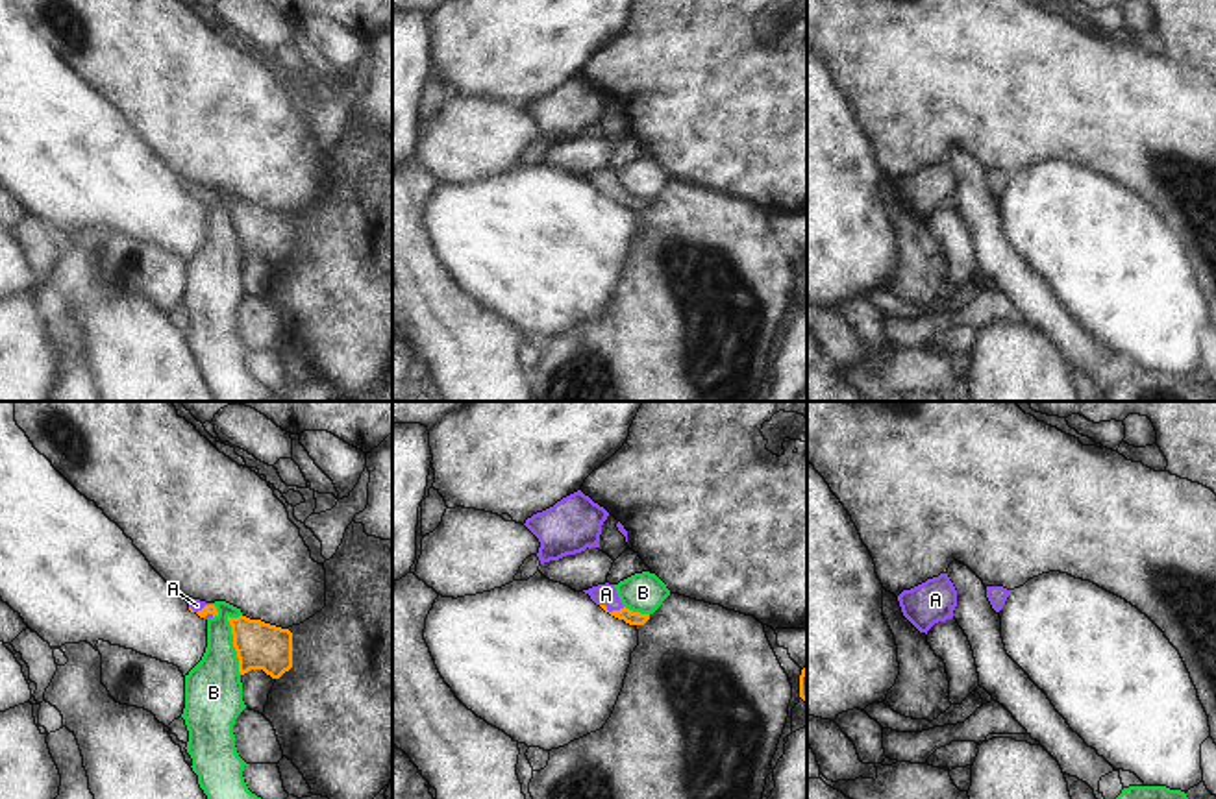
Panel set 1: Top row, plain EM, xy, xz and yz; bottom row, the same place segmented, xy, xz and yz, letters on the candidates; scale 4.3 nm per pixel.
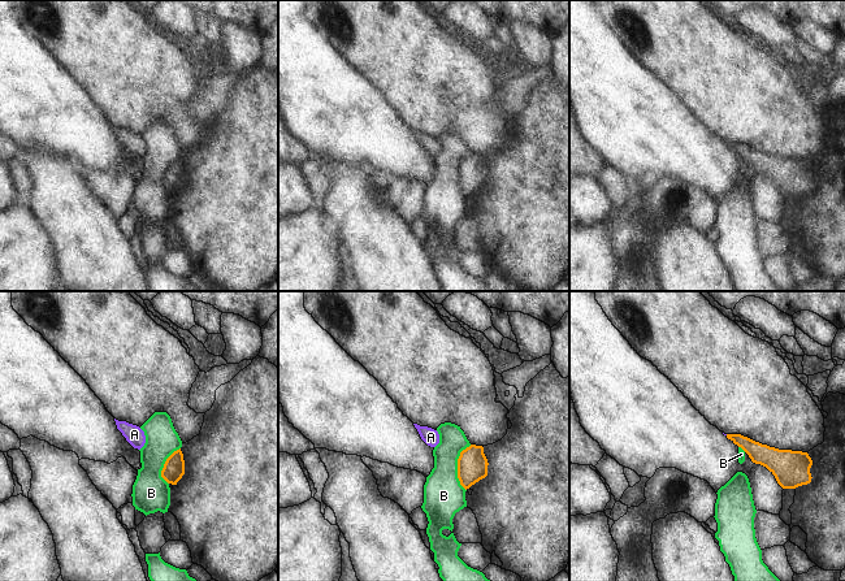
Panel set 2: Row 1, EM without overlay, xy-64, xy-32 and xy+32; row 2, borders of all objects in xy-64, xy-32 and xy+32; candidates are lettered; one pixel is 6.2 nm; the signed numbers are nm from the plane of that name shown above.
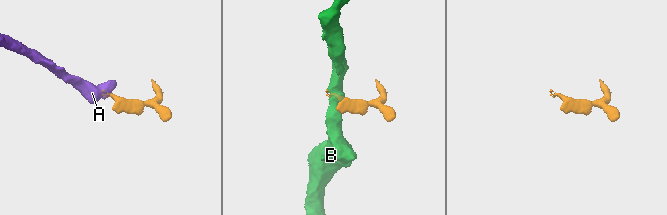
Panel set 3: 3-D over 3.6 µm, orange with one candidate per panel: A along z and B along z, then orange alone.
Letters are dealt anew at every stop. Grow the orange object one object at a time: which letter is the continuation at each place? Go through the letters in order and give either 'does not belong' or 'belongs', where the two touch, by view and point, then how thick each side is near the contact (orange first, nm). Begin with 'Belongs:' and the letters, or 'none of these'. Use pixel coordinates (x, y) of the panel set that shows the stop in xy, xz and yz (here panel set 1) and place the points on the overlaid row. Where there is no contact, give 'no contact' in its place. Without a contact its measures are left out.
Belongs: A
A: belongs; contact xz (613, 611); calibres 60 and 100 nm
B: does not belong; contact xy (234, 644); calibres 200 and 260 nm

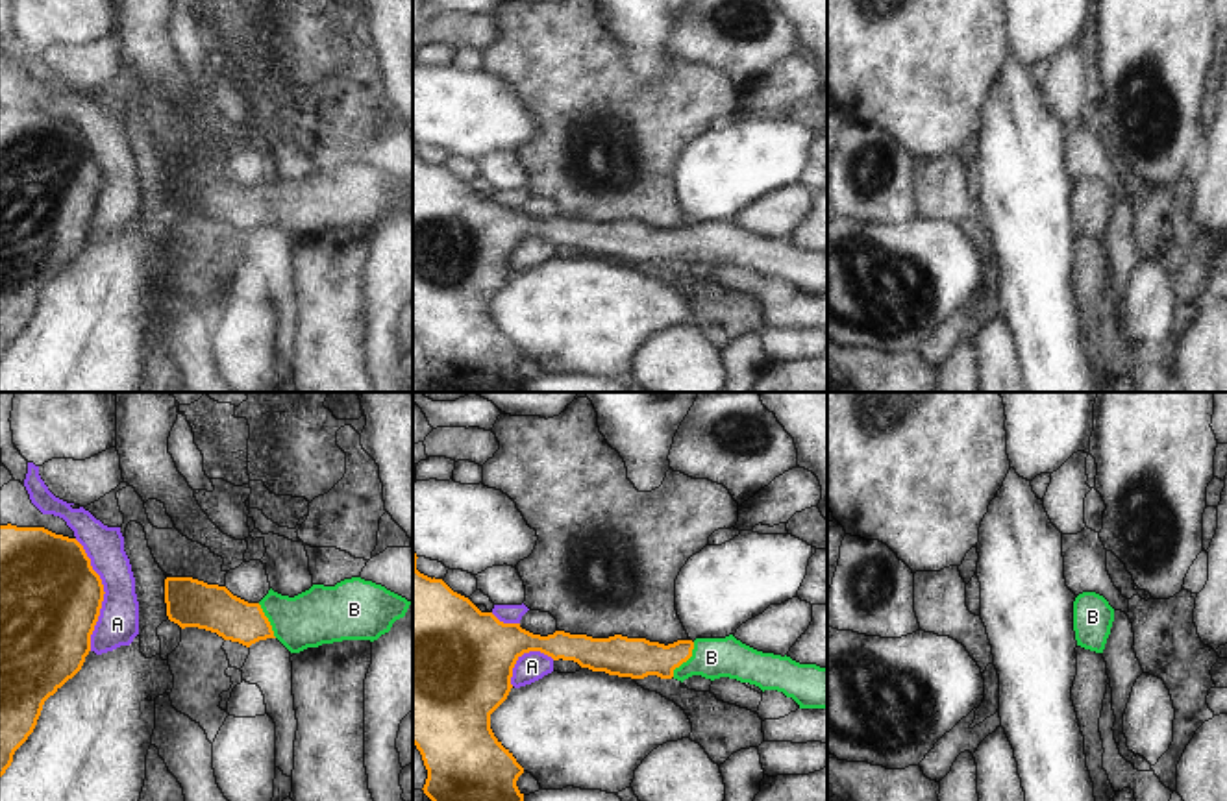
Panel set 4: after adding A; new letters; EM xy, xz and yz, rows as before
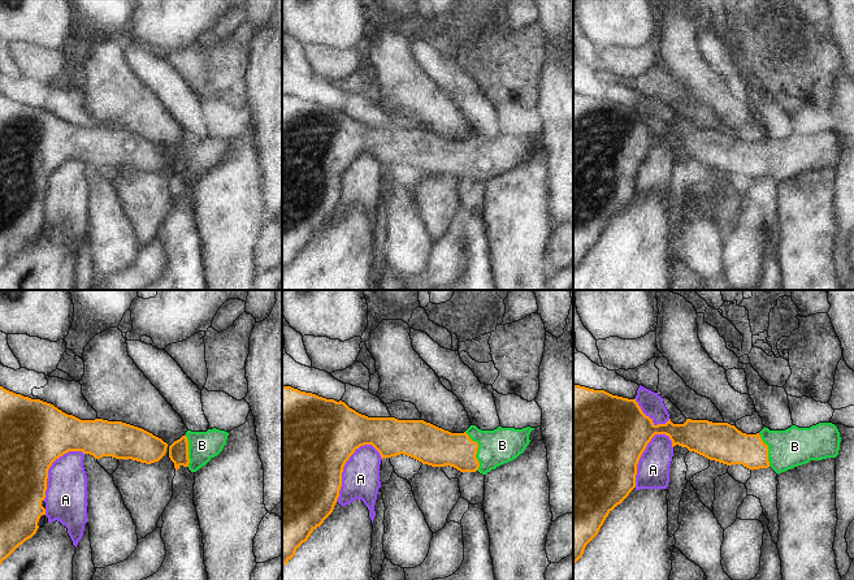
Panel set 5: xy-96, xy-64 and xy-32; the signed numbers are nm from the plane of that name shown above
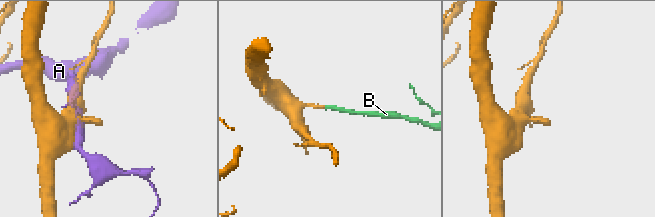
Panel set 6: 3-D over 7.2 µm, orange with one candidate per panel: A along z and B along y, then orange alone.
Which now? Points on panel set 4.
Belongs: B
A: does not belong; contact xy (104, 592); calibres 440 and 180 nm
B: belongs; contact xz (685, 661); calibres 180 and 180 nm

